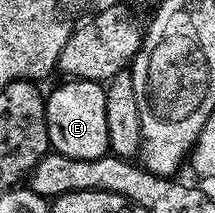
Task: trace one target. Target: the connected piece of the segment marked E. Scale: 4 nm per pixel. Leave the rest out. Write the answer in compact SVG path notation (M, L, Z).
M70 79L69 84L48 93L45 101L45 121L52 151L67 158L94 160L109 152L105 88L95 80Z

